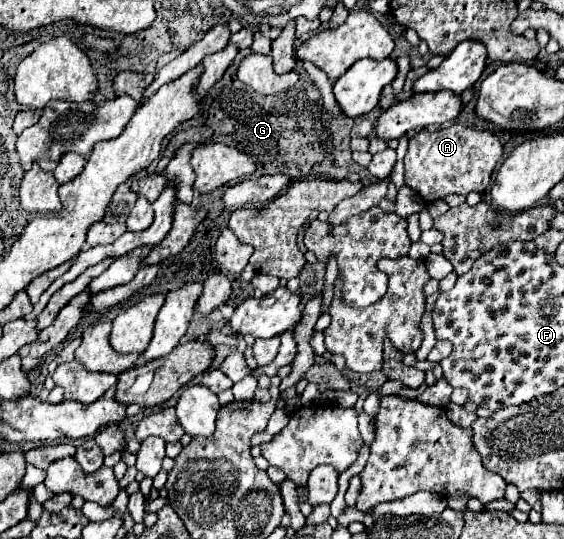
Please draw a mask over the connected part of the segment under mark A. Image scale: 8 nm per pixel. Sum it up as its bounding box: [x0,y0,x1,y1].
[404,123,501,202]

